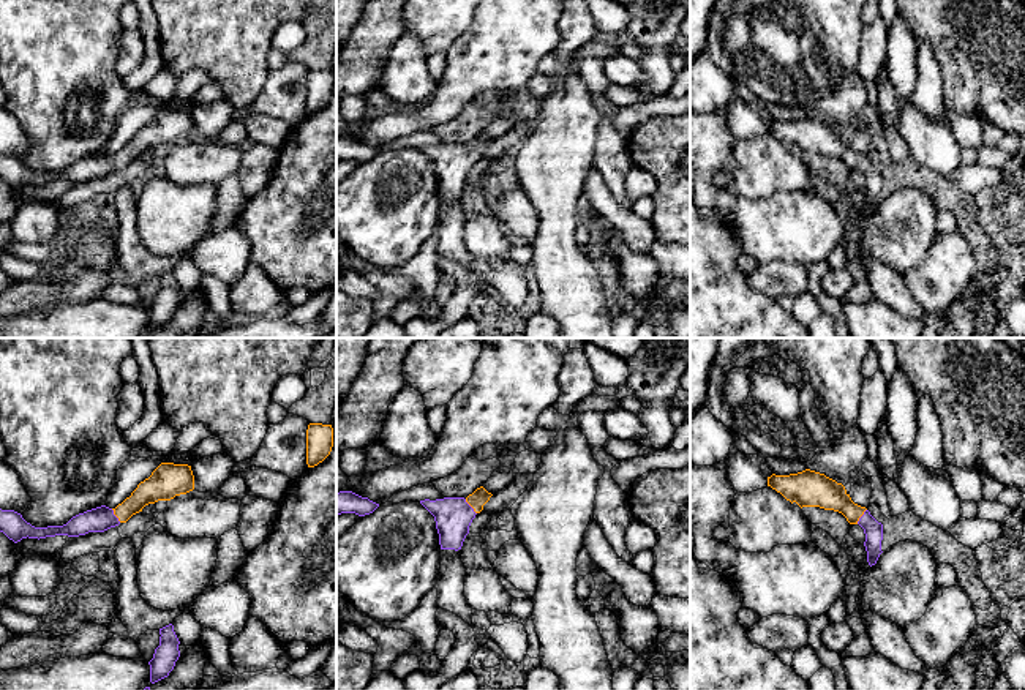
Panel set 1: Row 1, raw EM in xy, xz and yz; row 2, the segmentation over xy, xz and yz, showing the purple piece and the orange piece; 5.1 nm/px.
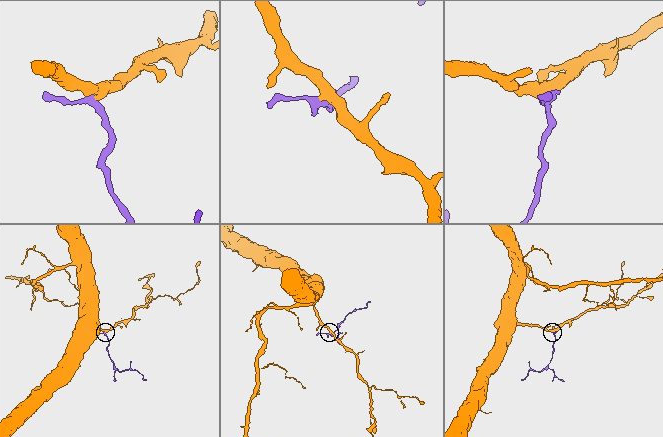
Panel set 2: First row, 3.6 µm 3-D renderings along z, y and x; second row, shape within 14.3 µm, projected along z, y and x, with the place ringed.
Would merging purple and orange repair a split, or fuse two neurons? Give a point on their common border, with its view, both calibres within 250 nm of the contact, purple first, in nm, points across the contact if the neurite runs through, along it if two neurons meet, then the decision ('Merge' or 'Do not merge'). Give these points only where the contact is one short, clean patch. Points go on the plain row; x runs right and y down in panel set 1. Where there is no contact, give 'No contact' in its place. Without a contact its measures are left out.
Touches purple at xz (471, 153). Thickness 190 nm (purple) against 90 nm. Path across: xz (454, 161), (471, 153), (480, 142). Merge

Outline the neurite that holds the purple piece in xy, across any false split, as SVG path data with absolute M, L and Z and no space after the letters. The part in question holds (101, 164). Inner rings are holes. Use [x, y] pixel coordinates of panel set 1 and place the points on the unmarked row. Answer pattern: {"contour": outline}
{"contour": "M161 109L152 122L141 128L131 142L115 155L101 152L73 163L63 172L47 174L35 174L27 169L21 159L0 155L0 178L3 178L14 189L27 183L39 186L55 182L79 183L88 178L104 178L120 169L126 169L148 150L171 147L175 142L186 141L193 136L194 122L191 112Z"}

